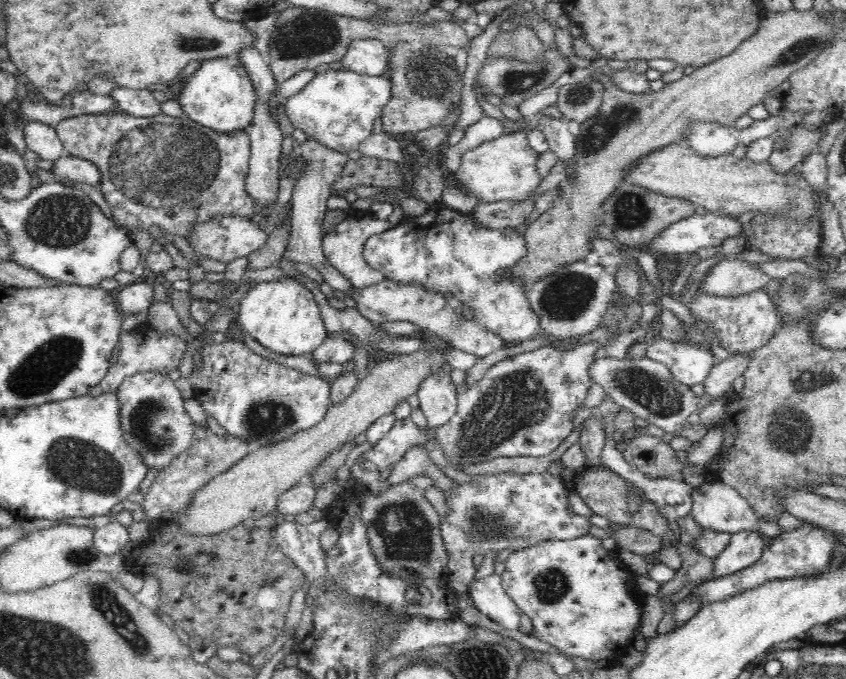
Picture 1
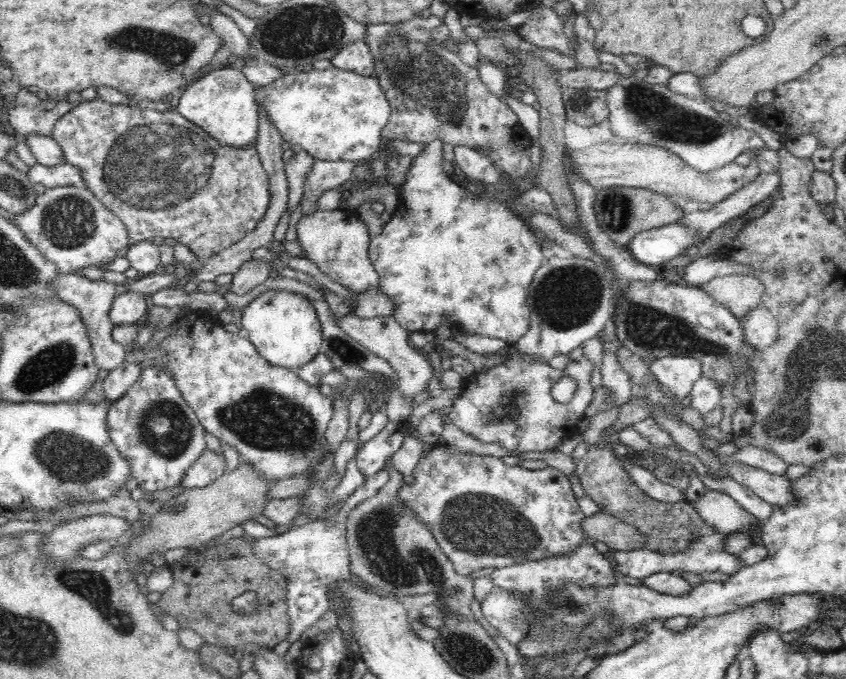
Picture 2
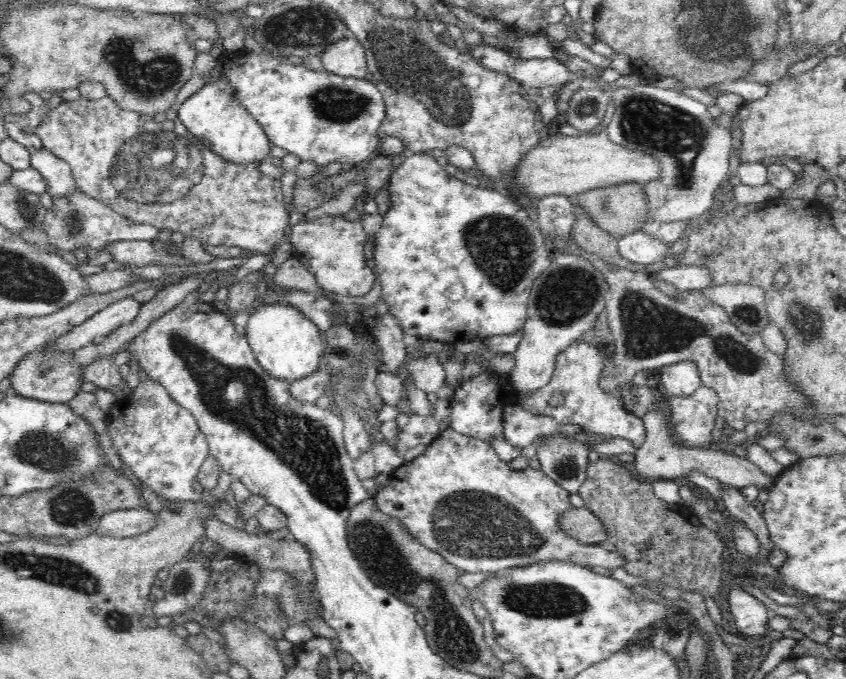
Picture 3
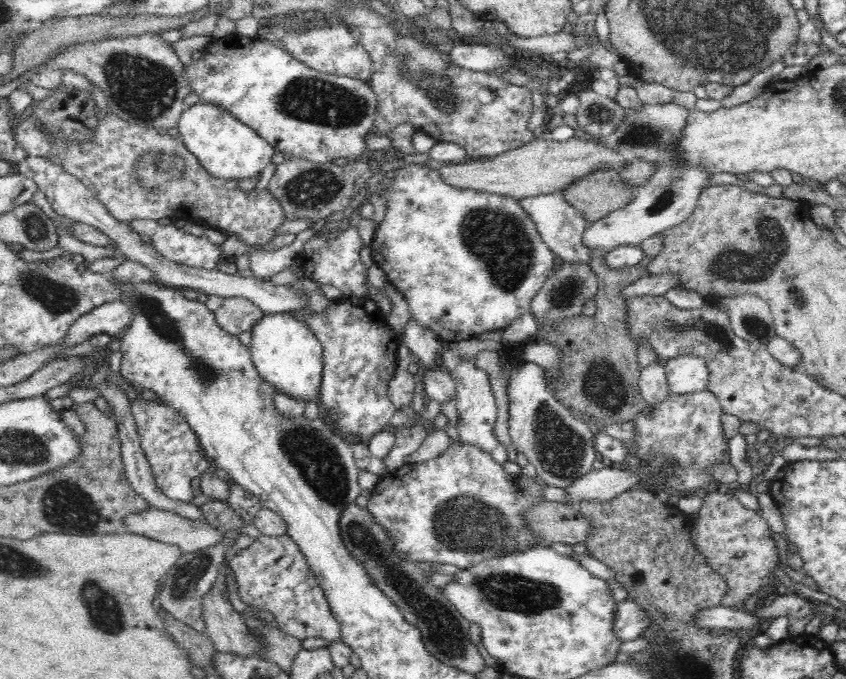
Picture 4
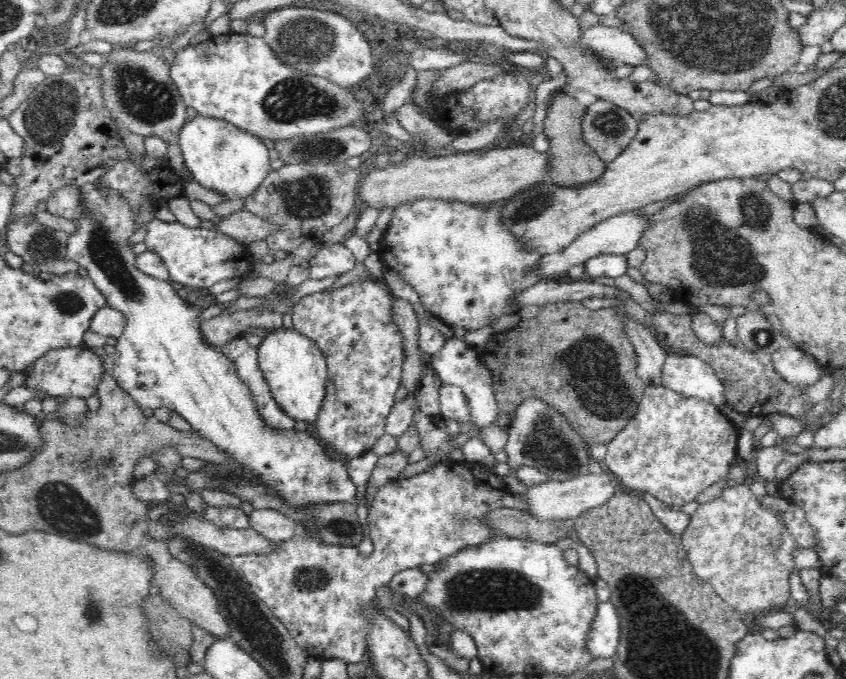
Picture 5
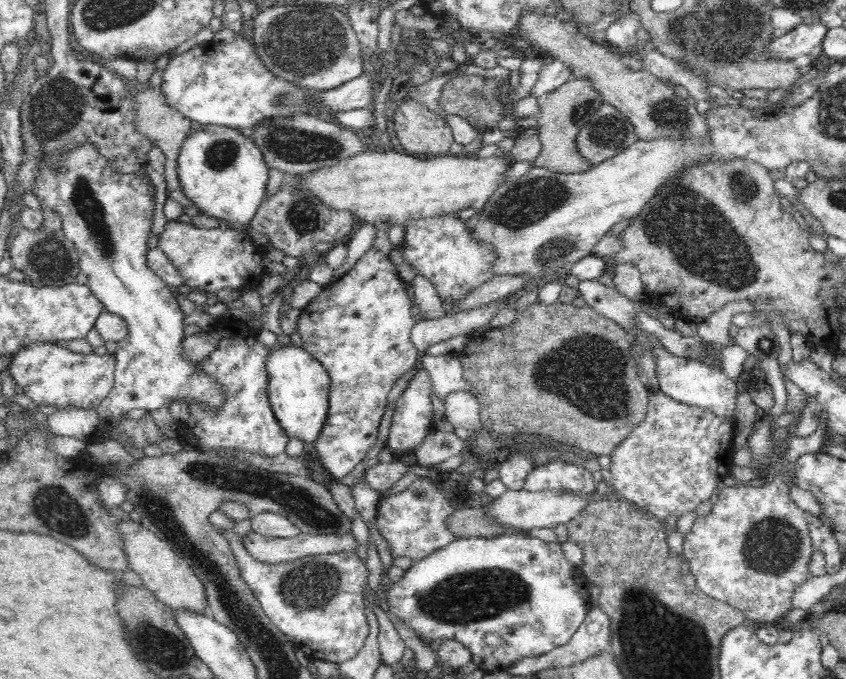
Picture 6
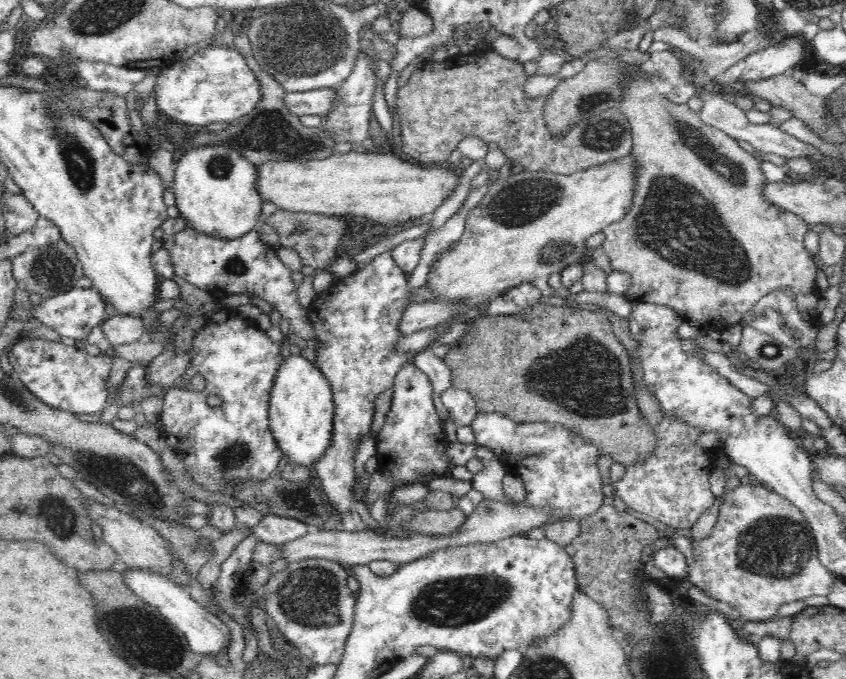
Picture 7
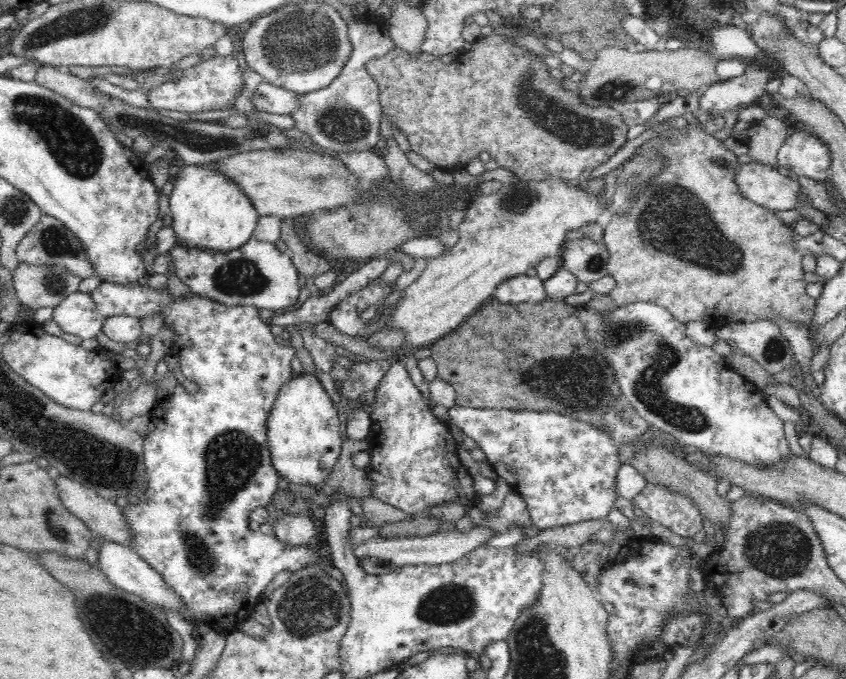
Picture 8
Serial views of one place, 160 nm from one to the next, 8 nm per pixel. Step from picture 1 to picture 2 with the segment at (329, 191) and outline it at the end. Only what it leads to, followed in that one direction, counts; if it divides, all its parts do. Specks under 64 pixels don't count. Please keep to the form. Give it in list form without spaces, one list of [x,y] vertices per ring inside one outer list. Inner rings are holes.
[[[315,159],[312,170],[307,174],[303,198],[303,216],[316,212],[316,201],[328,188],[338,188],[353,176],[356,164],[350,161],[328,161]]]

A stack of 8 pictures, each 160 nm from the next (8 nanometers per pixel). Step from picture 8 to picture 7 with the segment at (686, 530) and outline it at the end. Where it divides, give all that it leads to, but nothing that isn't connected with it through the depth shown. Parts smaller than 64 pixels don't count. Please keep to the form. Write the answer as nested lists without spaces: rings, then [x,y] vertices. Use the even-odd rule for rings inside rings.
[[[664,417],[655,427],[655,436],[658,440],[656,454],[642,464],[626,467],[622,480],[614,484],[616,495],[636,512],[648,514],[676,529],[690,530],[716,500],[708,483],[714,455],[696,447],[699,434],[694,427],[670,417]]]

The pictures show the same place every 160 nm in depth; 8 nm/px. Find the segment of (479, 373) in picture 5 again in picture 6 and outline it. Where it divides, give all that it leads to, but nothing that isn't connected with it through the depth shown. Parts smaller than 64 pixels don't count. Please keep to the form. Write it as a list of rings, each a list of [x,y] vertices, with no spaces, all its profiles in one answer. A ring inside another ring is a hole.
[[[424,353],[419,361],[419,365],[422,366],[432,378],[434,395],[436,395],[436,397],[442,402],[444,402],[445,397],[448,396],[448,394],[458,390],[467,391],[472,394],[475,392],[474,388],[471,388],[471,385],[464,381],[462,363],[460,363],[457,356],[458,354],[452,353],[444,354],[442,356],[433,356]]]

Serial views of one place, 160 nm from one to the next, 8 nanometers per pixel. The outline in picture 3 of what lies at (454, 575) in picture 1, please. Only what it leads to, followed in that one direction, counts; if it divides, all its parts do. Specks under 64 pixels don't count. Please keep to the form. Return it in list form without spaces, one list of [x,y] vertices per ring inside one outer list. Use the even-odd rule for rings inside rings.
[[[447,428],[434,439],[421,456],[406,461],[392,471],[388,483],[372,497],[382,513],[400,521],[400,525],[427,549],[440,554],[451,565],[466,573],[490,573],[530,562],[569,560],[582,566],[620,568],[622,557],[614,551],[587,545],[568,537],[558,529],[562,510],[572,508],[569,492],[546,476],[540,469],[517,470],[503,462],[498,454],[481,440],[470,438]]]

